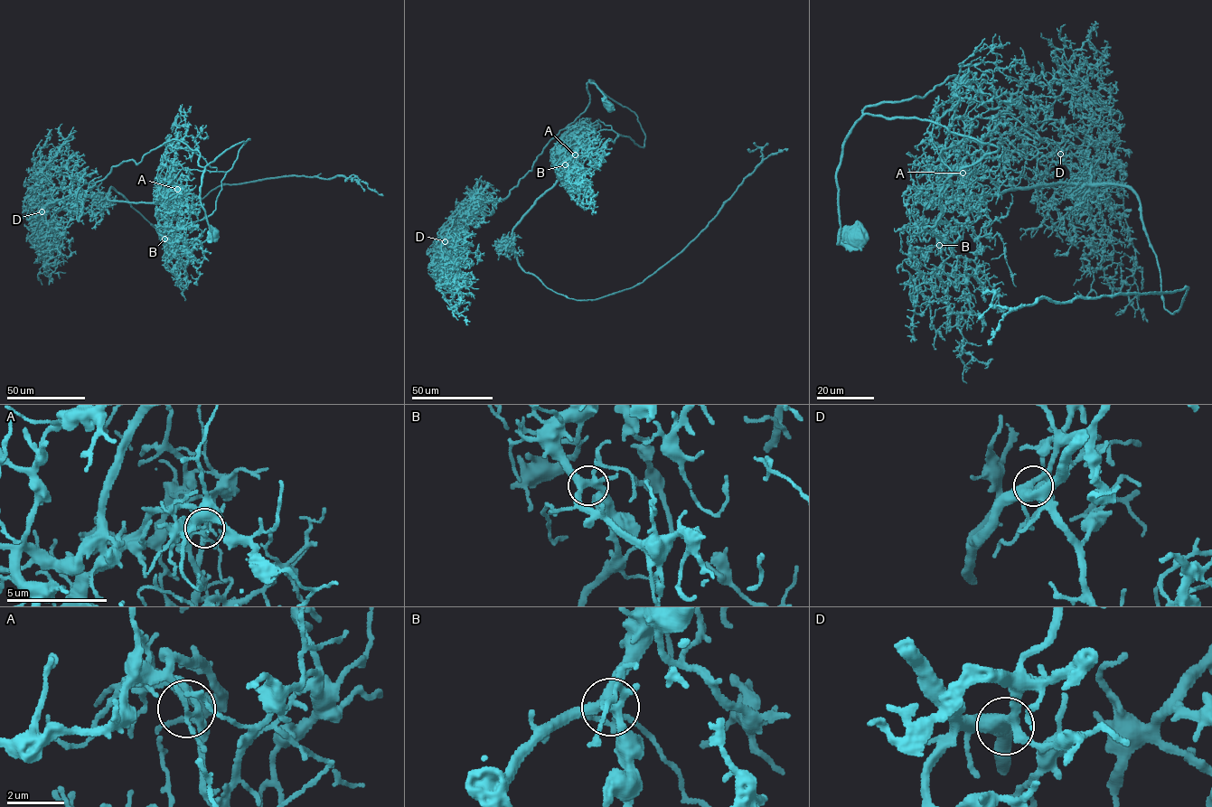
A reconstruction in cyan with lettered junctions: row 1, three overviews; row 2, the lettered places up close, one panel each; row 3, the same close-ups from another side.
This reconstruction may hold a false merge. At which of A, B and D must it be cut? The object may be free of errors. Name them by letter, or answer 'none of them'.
A

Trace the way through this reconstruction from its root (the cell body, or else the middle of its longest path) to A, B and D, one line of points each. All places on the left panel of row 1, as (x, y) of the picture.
A: (214, 234), (209, 241), (200, 201), (204, 168), (249, 138), (229, 171), (183, 168), (169, 188), (177, 189)
B: (214, 234), (209, 241), (200, 201), (204, 168), (249, 138), (221, 182), (214, 211), (167, 227), (164, 239)
D: (214, 234), (209, 241), (199, 152), (174, 139), (137, 164), (112, 166), (89, 190), (42, 211)

